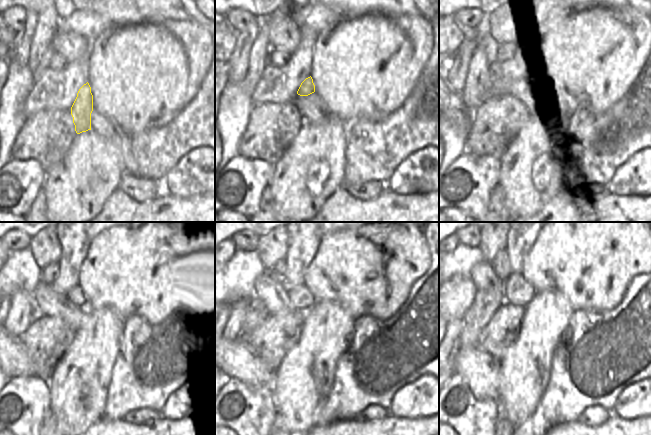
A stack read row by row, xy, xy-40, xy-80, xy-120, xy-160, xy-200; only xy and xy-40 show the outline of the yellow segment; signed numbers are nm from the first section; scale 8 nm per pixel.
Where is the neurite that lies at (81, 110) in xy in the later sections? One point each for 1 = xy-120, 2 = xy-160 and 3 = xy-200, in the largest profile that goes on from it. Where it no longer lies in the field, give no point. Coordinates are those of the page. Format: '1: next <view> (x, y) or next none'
1: next xy-120 (76, 296)
2: next xy-160 (300, 296)
3: next xy-200 (517, 290)

